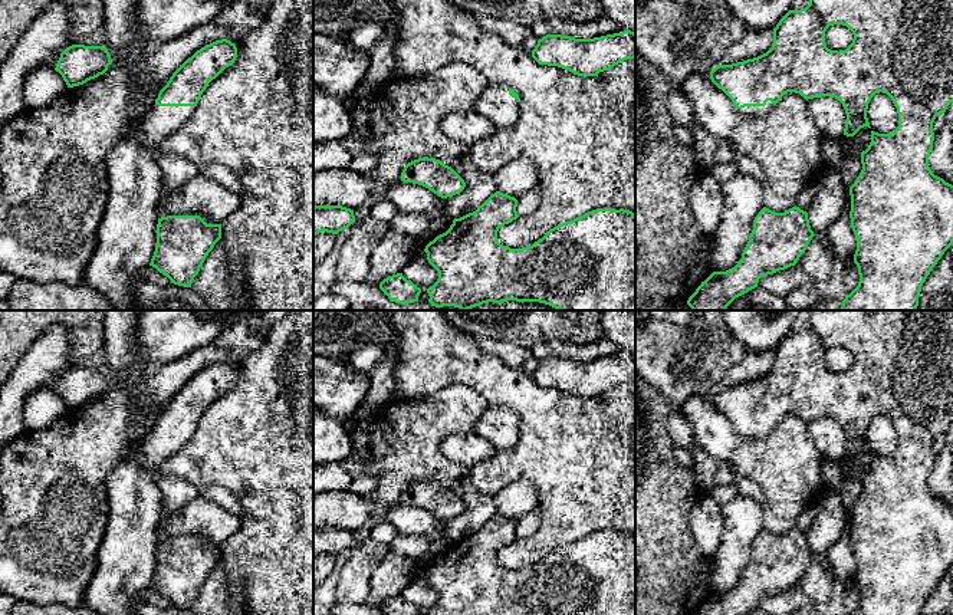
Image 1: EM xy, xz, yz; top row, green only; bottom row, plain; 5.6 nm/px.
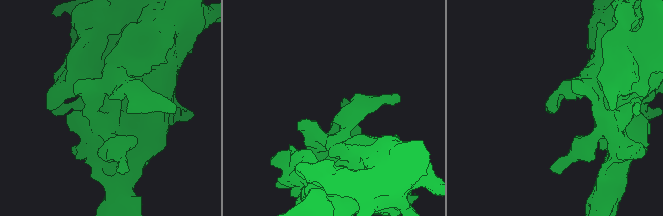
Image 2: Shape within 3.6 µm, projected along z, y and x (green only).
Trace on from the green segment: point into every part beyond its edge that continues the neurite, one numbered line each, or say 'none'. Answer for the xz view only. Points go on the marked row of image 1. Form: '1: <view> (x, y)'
1: xz (495, 102)

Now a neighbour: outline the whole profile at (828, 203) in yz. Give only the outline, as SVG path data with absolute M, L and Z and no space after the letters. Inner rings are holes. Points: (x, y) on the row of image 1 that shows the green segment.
M827 170L816 181L808 220L815 236L824 233L845 208L845 188L838 170Z

